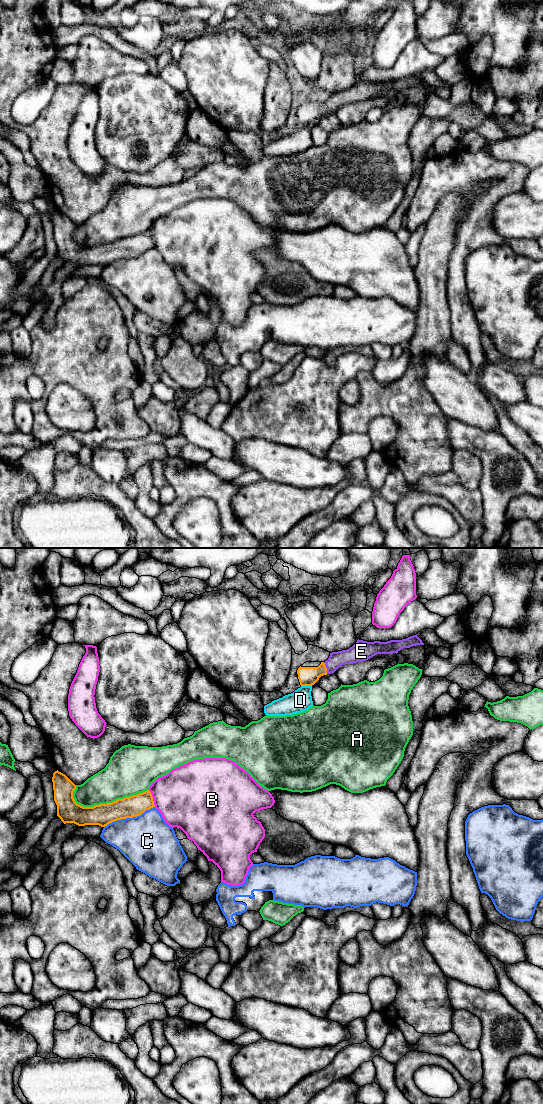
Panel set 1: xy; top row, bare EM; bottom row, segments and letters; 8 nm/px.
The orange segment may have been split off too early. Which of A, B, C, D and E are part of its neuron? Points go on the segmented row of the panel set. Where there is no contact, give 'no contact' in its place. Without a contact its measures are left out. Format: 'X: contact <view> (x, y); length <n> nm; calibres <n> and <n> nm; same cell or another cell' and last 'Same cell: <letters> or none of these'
A: contact xy (109, 803); length 600 nm; calibres 170 and 340 nm; another cell
B: contact xy (152, 798); length 160 nm; calibres 170 and 440 nm; another cell
C: contact xy (129, 817); length 440 nm; calibres 170 and 420 nm; another cell
D: contact xy (306, 685); length 90 nm; calibres 160 and 180 nm; another cell
E: contact xy (326, 668); length 100 nm; calibres 160 and 130 nm; same cell
Same cell: E

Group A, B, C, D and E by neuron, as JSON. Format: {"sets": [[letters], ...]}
{"sets": [["A"], ["B"], ["C"], ["D"], ["E"]]}

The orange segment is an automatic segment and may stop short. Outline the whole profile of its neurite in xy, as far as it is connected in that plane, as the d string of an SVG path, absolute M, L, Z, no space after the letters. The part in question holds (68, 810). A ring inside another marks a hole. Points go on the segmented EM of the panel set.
M58 770L55 771L52 782L57 816L64 824L74 823L78 826L99 825L105 827L117 820L140 816L146 810L155 807L149 790L118 799L112 803L83 807L75 802L73 792L76 785L65 774Z

